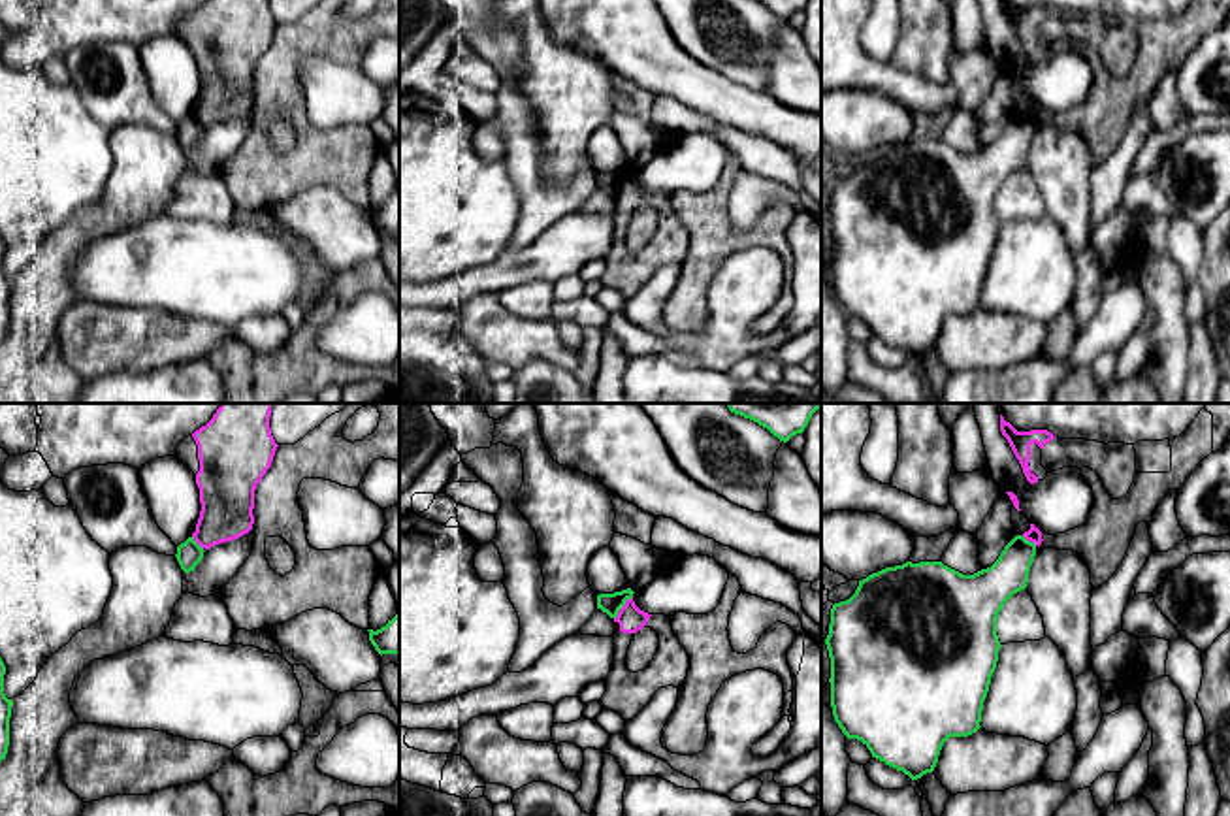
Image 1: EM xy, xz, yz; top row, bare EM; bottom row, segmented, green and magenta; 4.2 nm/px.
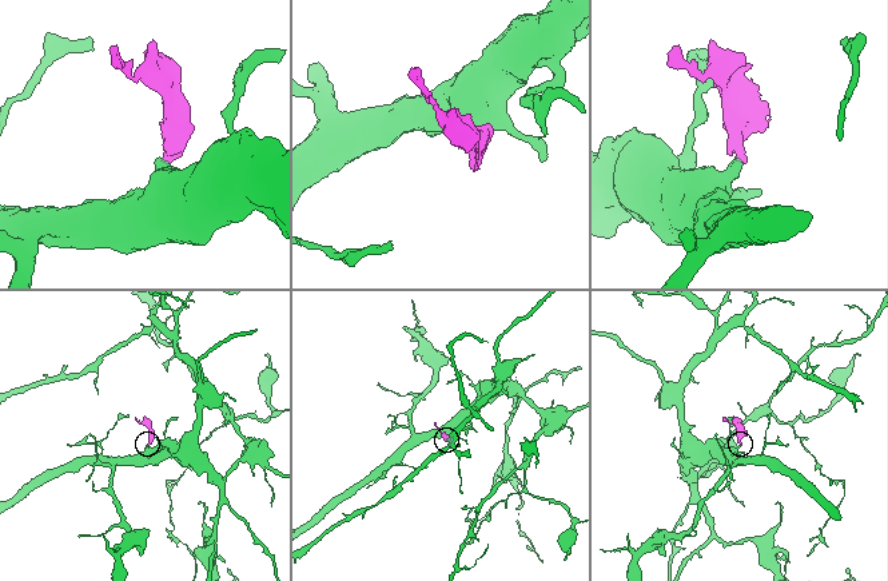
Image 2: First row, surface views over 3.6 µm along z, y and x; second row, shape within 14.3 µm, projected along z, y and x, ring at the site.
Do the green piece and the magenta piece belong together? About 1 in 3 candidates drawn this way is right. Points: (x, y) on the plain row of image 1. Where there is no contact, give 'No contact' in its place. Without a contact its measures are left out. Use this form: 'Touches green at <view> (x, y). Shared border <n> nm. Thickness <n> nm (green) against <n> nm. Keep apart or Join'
Touches green at xz (622, 183). Shared border 130 nm. Thickness 90 nm (green) against 110 nm. Keep apart

